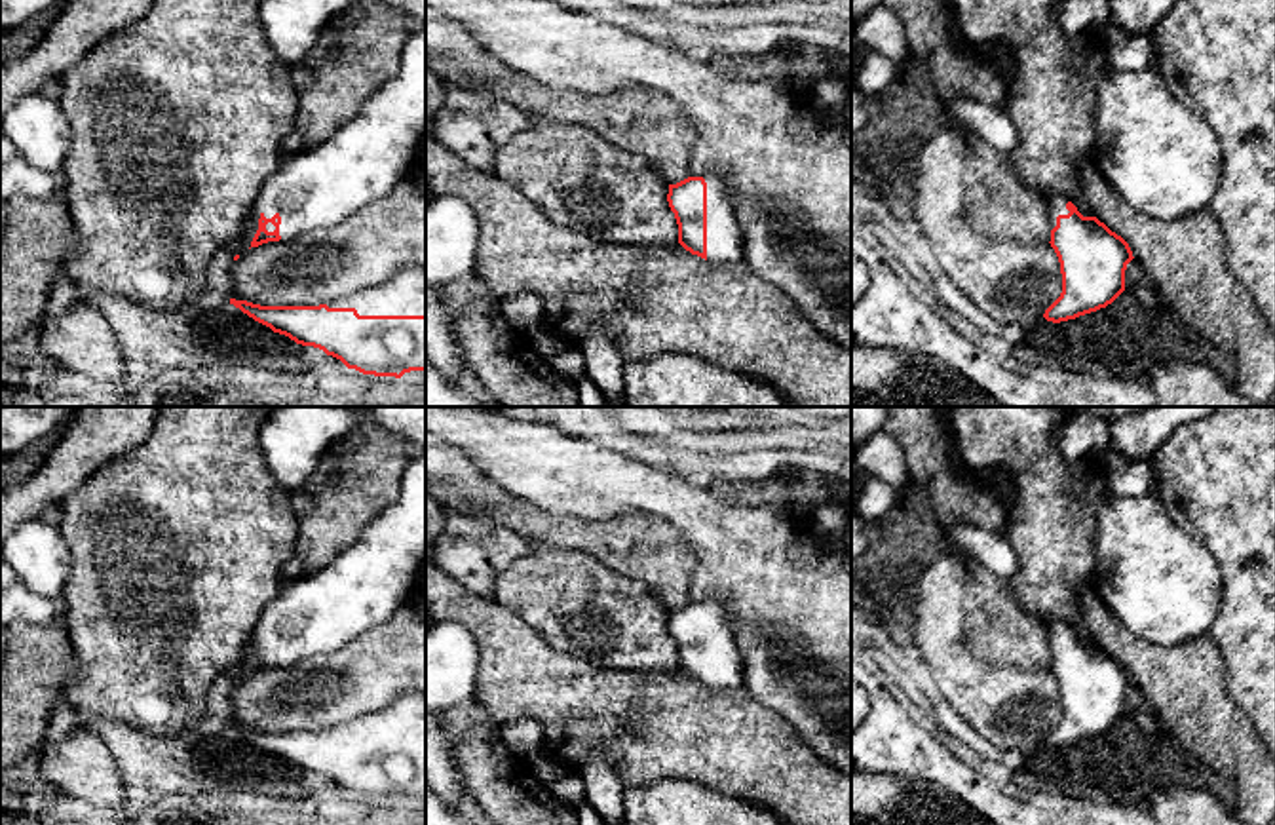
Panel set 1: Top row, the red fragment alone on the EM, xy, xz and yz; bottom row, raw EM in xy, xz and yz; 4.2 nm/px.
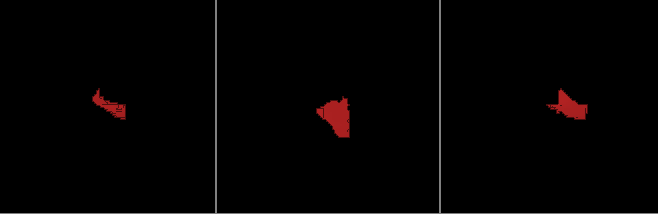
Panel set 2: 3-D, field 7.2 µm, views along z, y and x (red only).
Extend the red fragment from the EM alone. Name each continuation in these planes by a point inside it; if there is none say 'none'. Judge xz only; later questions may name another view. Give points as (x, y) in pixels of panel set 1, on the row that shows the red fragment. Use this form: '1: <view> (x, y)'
1: xz (724, 240)

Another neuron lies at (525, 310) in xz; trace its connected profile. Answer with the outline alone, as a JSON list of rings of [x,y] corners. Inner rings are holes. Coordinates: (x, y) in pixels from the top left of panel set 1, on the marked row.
[[[536,293],[507,295],[500,308],[504,317],[526,335],[543,327],[543,300]]]

